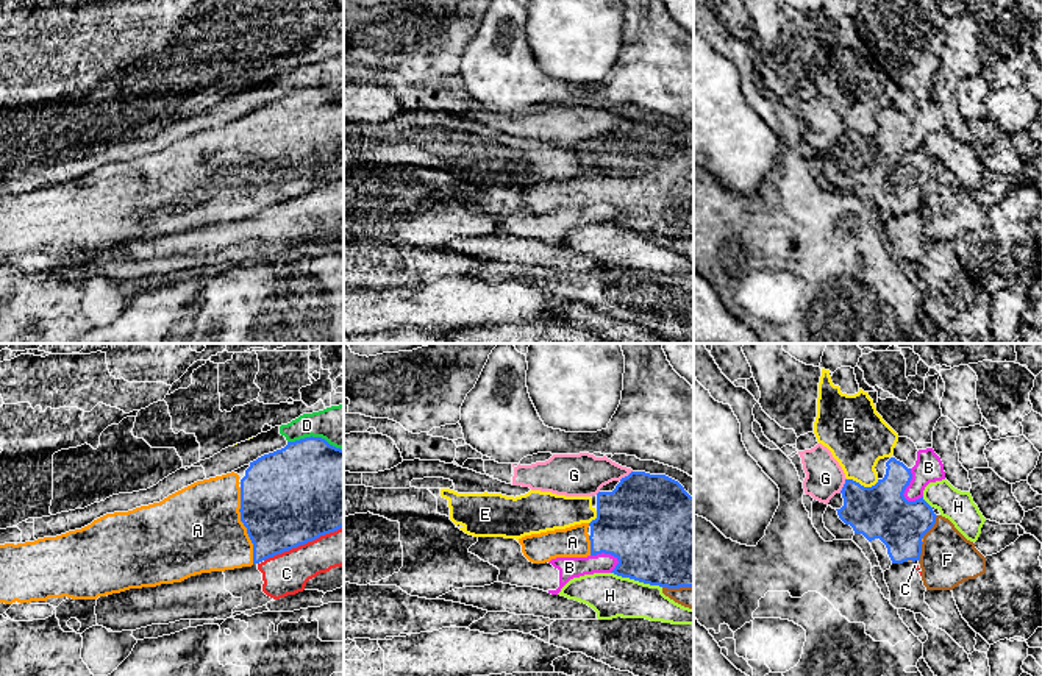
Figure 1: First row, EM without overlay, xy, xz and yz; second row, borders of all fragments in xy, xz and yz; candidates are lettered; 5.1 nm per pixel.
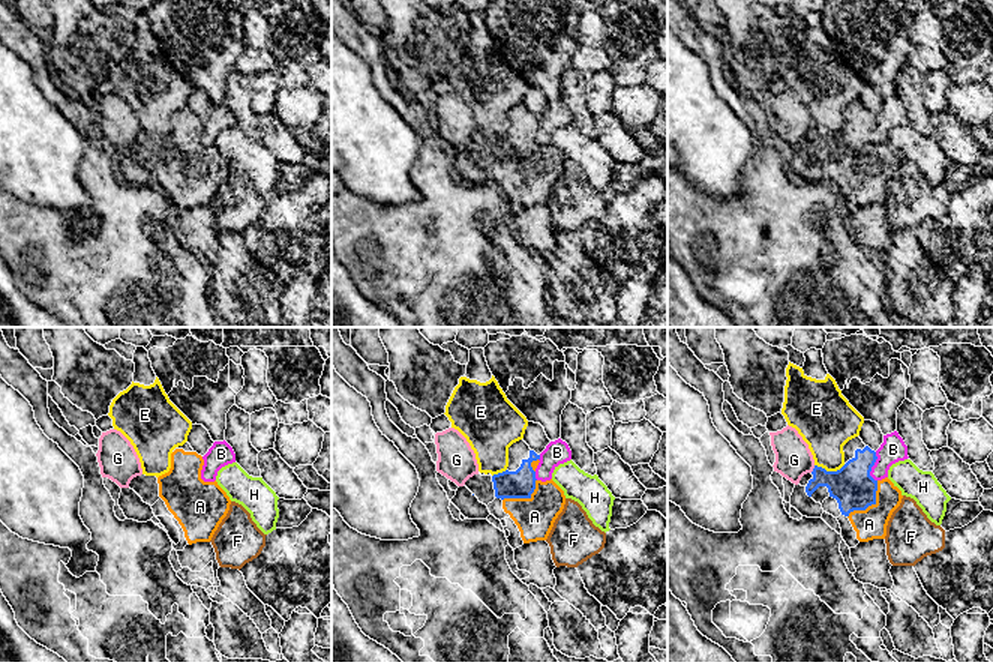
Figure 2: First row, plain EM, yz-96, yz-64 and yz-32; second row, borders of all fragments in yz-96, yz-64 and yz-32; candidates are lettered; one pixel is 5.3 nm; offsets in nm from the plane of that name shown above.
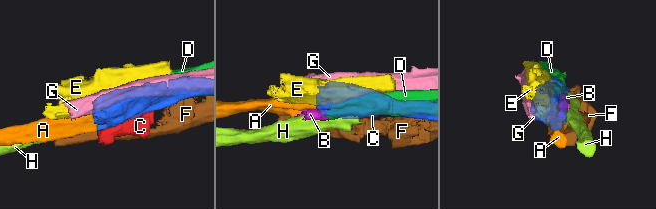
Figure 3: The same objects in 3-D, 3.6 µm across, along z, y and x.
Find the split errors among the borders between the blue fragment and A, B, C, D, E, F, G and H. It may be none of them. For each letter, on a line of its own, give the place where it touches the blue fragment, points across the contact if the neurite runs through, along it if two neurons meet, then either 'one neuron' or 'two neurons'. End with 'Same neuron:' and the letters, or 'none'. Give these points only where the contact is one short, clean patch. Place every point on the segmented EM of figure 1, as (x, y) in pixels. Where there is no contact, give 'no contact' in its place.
A: meets blue in xy at (244, 525); one neuron
B: meets blue in yz at (908, 484); border along yz (911, 469), (911, 481), (903, 494), (908, 501); two neurons
C: meets blue in xy at (303, 544); two neurons
D: meets blue in xy at (316, 437); two neurons
E: meets blue in yz at (863, 486); two neurons
F: meets blue in yz at (933, 525); two neurons
G: meets blue in yz at (844, 486); two neurons
H: meets blue in xz at (636, 579); two neurons
Same neuron: A

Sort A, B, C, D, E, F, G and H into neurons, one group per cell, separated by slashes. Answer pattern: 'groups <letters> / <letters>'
groups A / B D / C / E / F / G / H

